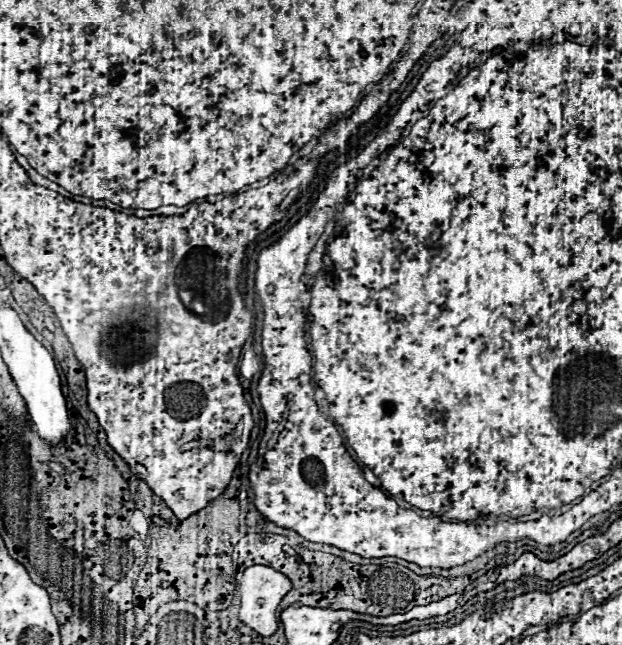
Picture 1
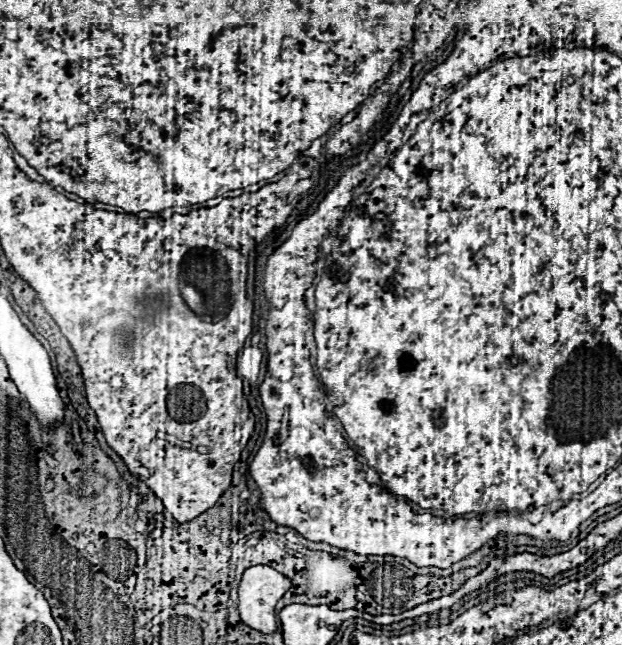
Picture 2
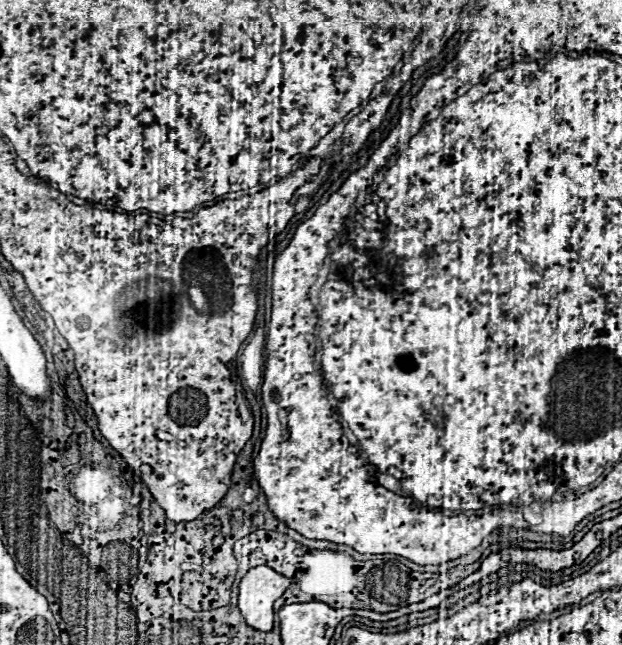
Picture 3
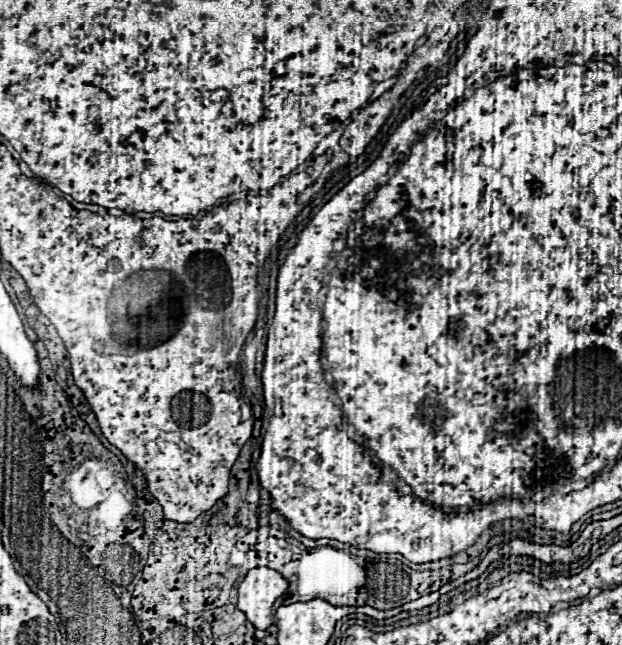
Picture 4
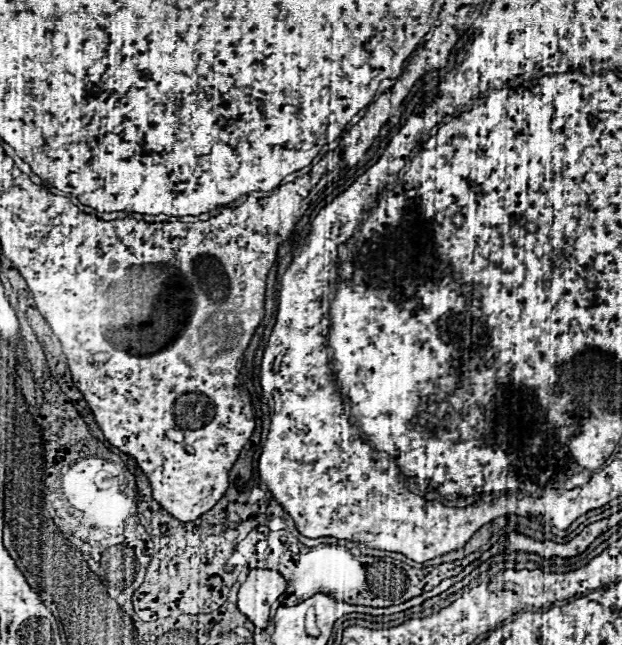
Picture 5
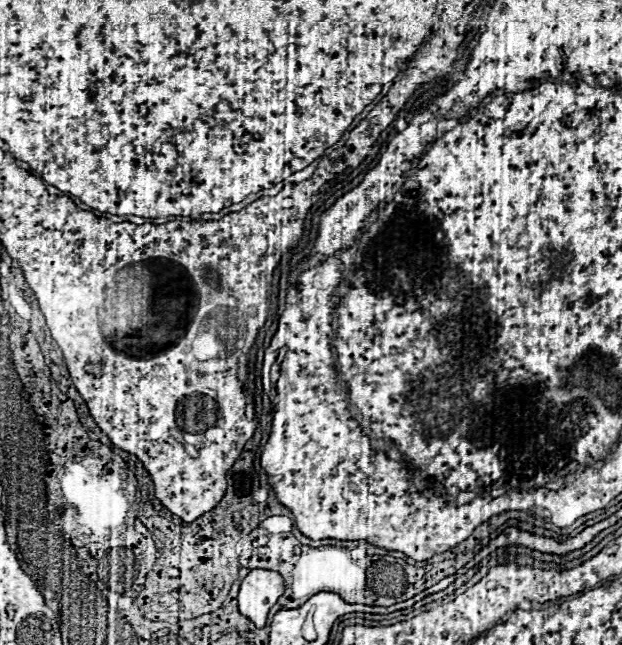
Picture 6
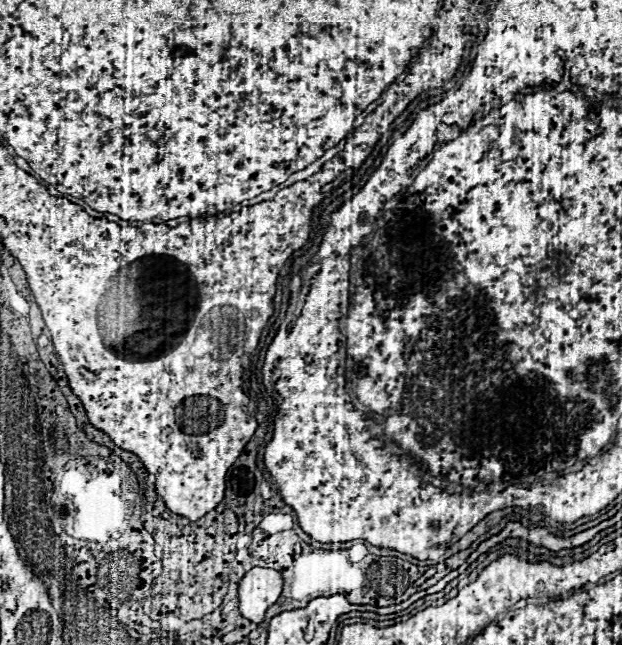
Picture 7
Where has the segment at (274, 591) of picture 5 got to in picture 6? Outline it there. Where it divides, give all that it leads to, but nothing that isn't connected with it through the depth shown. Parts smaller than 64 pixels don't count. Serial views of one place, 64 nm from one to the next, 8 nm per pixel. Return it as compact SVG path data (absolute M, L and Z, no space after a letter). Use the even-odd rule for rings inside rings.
M254 568L242 580L238 592L238 610L242 616L250 618L258 628L266 624L268 610L284 594L284 580L274 570Z

